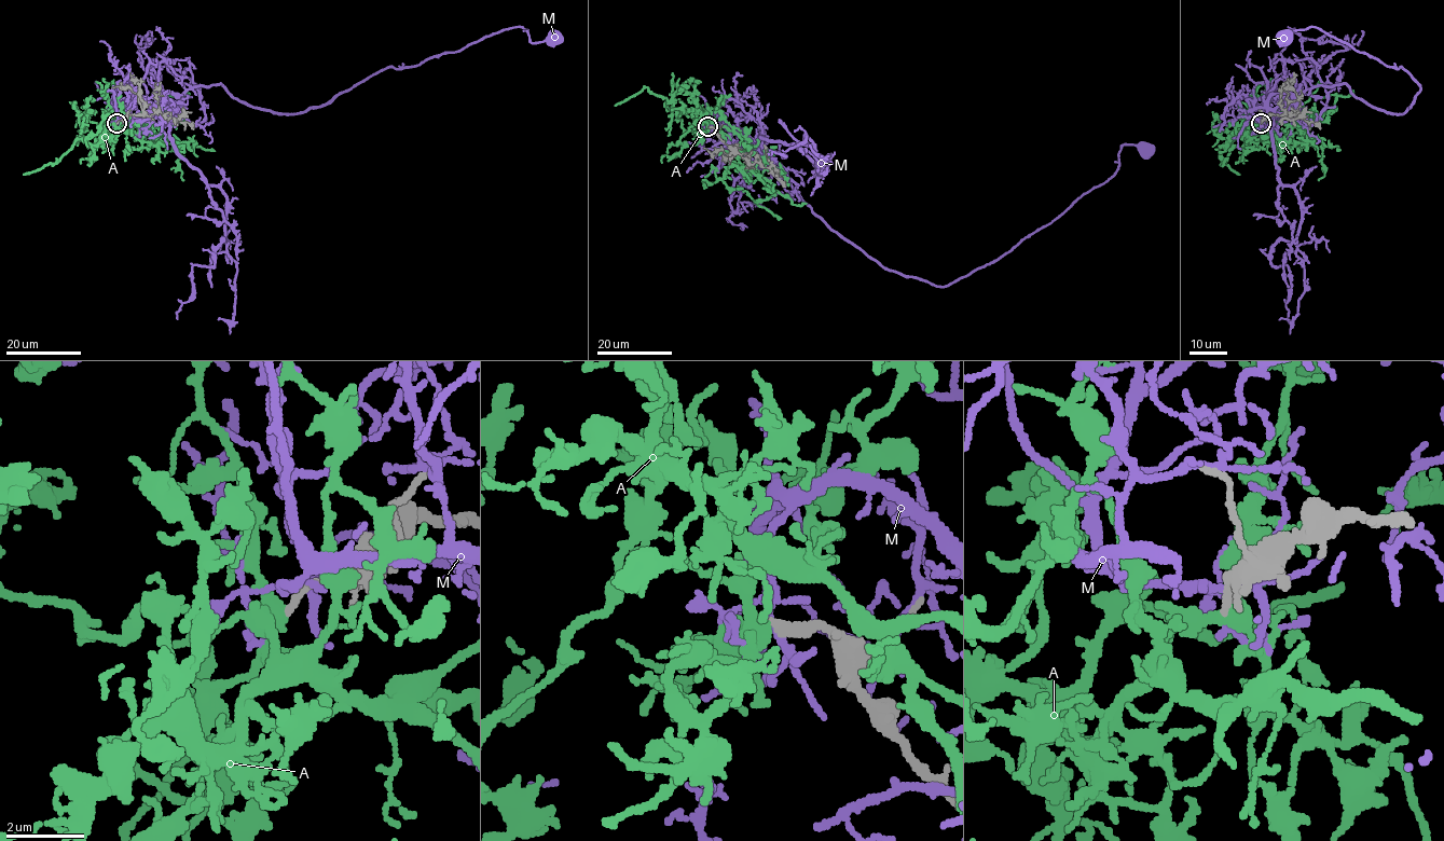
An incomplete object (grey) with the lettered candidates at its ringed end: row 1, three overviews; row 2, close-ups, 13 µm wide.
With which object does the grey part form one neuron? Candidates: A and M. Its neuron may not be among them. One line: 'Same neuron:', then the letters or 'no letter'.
Same neuron: A

